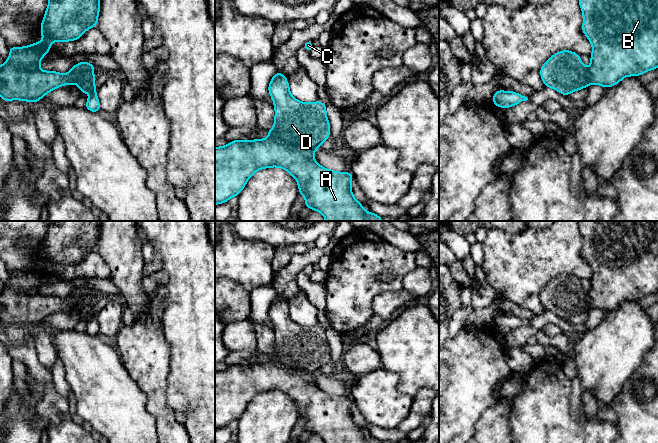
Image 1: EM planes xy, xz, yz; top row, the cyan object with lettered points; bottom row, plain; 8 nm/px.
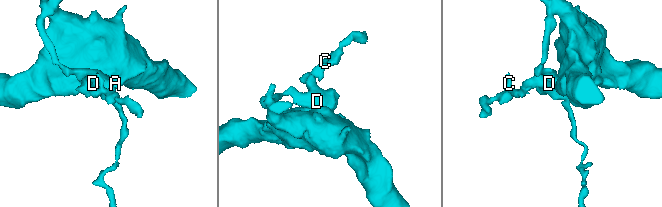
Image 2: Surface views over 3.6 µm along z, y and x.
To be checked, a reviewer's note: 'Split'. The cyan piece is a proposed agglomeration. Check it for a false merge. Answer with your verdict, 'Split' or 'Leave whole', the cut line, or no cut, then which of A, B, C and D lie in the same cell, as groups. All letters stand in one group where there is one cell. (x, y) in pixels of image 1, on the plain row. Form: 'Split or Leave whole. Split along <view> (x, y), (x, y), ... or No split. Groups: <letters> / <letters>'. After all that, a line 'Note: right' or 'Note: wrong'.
Split. Split along xz (269, 361), (282, 365), (289, 370), (314, 374). Groups: A B / C D
Note: right

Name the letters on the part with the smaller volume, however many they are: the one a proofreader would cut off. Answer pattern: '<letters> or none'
C, D

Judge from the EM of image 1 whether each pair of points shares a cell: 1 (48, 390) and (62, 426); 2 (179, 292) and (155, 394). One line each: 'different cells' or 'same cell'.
1: same cell
2: different cells

